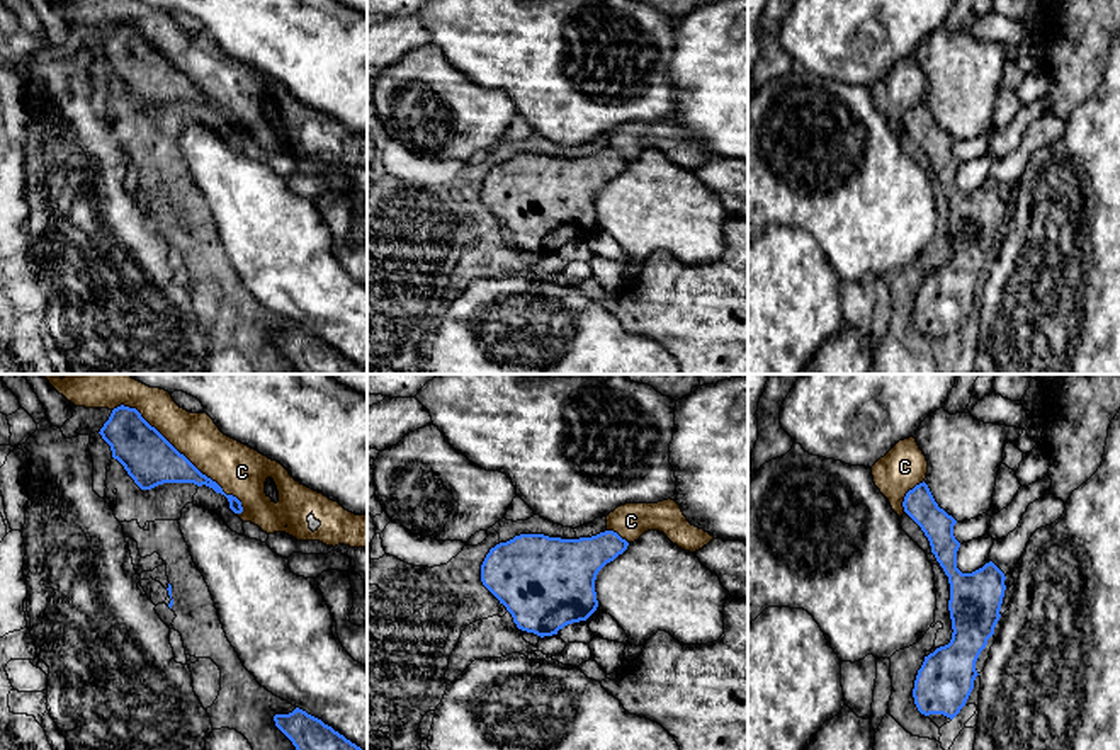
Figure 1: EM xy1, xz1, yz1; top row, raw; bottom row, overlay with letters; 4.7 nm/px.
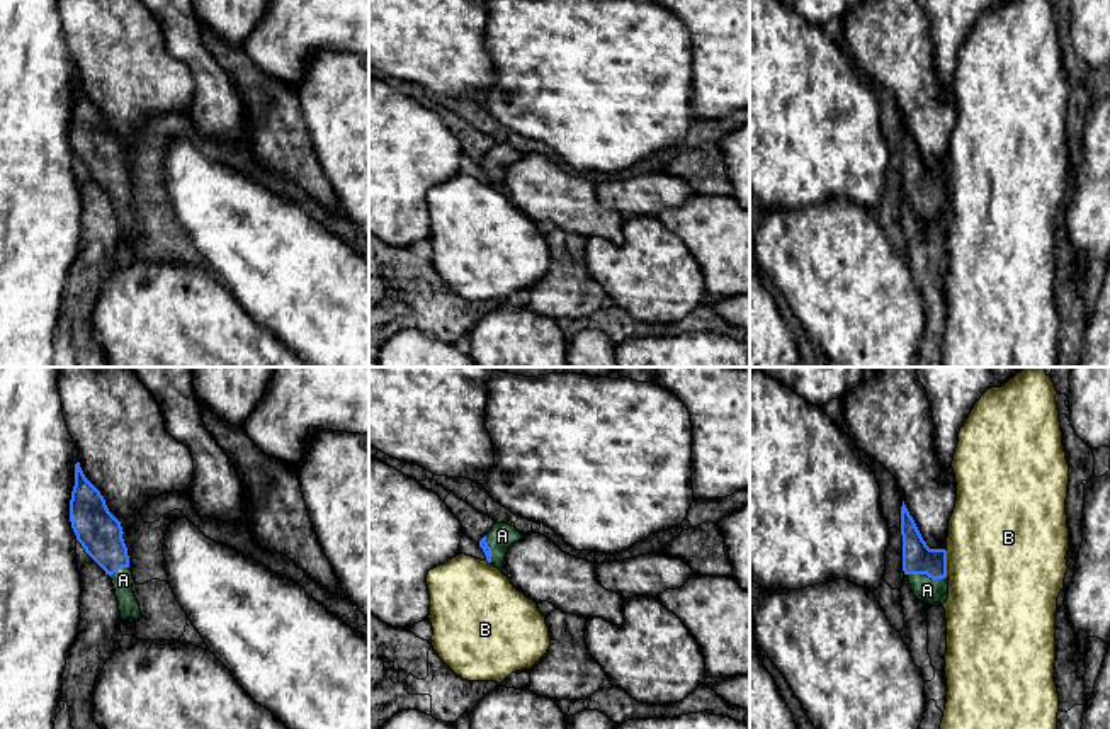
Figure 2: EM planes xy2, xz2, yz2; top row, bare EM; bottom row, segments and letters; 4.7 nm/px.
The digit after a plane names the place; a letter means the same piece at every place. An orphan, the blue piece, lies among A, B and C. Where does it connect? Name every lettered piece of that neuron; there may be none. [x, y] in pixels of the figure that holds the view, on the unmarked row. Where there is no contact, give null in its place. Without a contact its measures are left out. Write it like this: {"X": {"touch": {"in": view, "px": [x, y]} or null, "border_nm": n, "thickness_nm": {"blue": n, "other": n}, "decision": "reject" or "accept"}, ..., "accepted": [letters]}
{"A": {"touch": {"in": "yz2", "px": [927, 194]}, "border_nm": 190, "thickness_nm": {"blue": 150, "other": 120}, "decision": "accept"}, "B": {"touch": {"in": "yz2", "px": [945, 184]}, "border_nm": 130, "thickness_nm": {"blue": 150, "other": 500}, "decision": "reject"}, "C": {"touch": {"in": "xy1", "px": [179, 72]}, "border_nm": 800, "thickness_nm": {"blue": 240, "other": 220}, "decision": "reject"}, "accepted": ["A"]}

